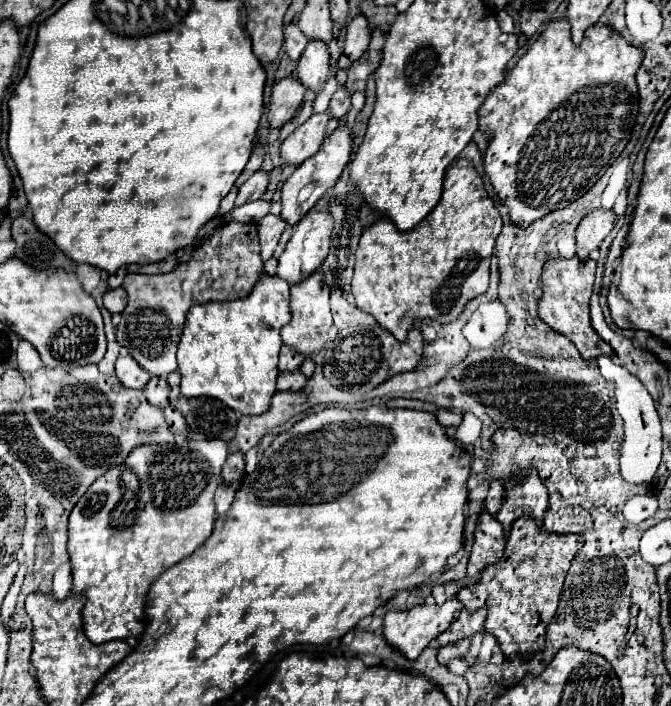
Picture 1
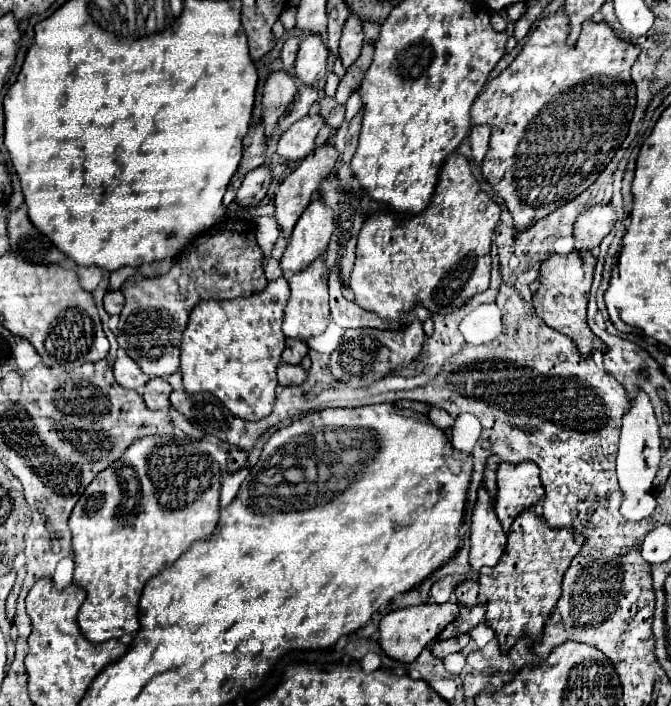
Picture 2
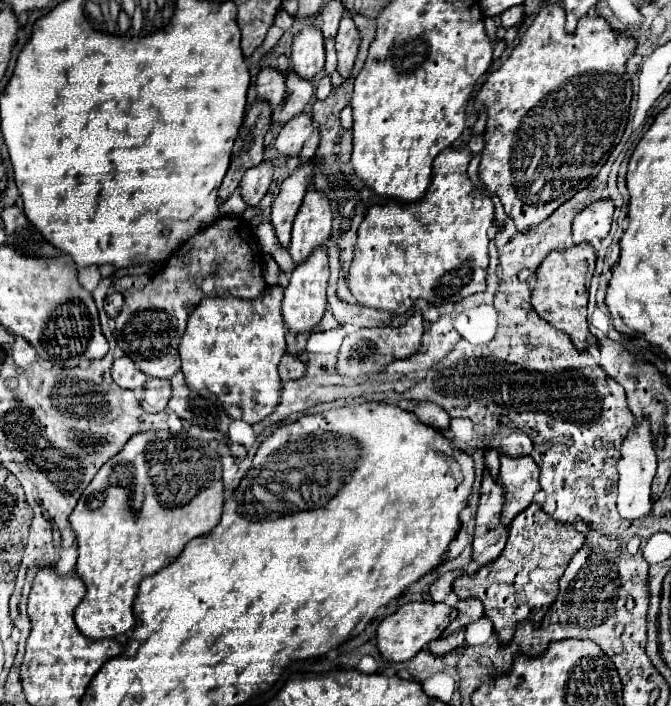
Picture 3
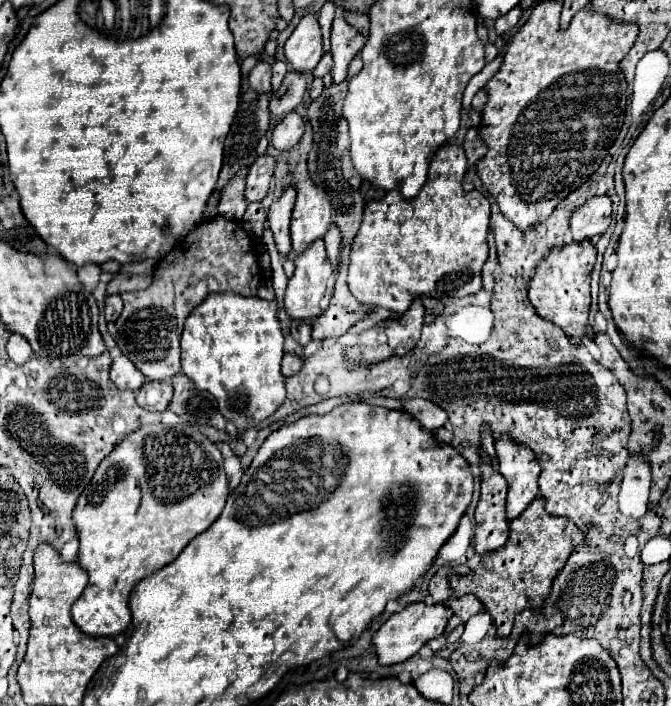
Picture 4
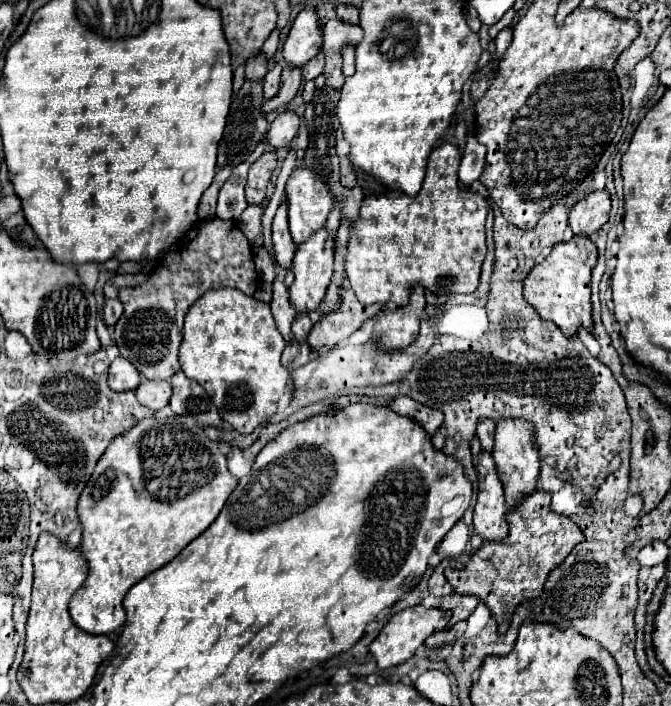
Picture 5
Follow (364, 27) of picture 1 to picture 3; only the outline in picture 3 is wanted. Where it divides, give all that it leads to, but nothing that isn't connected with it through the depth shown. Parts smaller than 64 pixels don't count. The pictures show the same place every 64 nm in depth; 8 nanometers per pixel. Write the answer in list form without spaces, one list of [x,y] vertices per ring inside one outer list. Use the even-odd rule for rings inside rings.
[[[344,16],[340,20],[340,28],[338,28],[338,36],[336,36],[336,52],[338,52],[338,72],[348,78],[350,70],[354,66],[356,54],[358,54],[358,46],[360,46],[360,32],[352,20],[352,16]]]

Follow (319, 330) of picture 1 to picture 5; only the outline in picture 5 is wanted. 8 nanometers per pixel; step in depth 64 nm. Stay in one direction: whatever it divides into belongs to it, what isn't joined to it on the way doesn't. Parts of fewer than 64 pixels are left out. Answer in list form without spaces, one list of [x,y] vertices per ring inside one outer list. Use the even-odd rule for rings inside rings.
[[[324,230],[316,232],[316,236],[312,236],[312,240],[300,244],[300,248],[296,250],[294,262],[292,262],[292,270],[294,270],[294,282],[288,288],[290,294],[290,304],[298,314],[310,314],[314,310],[318,310],[326,288],[330,284],[332,278],[332,260],[334,260],[334,250],[332,250],[332,238],[330,234]]]

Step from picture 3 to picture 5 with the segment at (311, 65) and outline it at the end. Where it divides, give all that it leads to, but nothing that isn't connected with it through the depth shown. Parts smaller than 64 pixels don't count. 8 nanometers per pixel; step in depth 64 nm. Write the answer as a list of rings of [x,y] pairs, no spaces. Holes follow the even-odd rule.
[[[306,6],[294,20],[290,34],[284,42],[284,60],[294,66],[302,68],[322,48],[322,30],[318,26],[318,16],[312,6]]]

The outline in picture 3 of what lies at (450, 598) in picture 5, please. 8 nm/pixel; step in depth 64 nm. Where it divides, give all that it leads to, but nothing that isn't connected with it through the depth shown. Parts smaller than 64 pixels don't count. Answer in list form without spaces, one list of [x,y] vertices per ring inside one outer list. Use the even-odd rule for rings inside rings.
[[[460,600],[458,606],[456,606],[456,610],[458,610],[456,620],[442,632],[442,636],[450,636],[450,634],[454,634],[454,632],[460,632],[460,630],[464,630],[468,624],[472,624],[472,622],[476,622],[478,618],[484,616],[484,608],[482,608],[480,600],[468,600],[468,602],[462,602],[462,600]]]

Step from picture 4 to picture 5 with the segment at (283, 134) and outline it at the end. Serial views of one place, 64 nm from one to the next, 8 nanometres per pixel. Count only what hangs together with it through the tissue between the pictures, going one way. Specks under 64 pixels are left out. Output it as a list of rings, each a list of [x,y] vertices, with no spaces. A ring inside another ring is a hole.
[[[286,110],[286,112],[278,114],[278,118],[268,128],[268,142],[270,142],[270,146],[272,148],[290,146],[290,142],[298,134],[298,128],[300,128],[300,118],[294,112]]]

